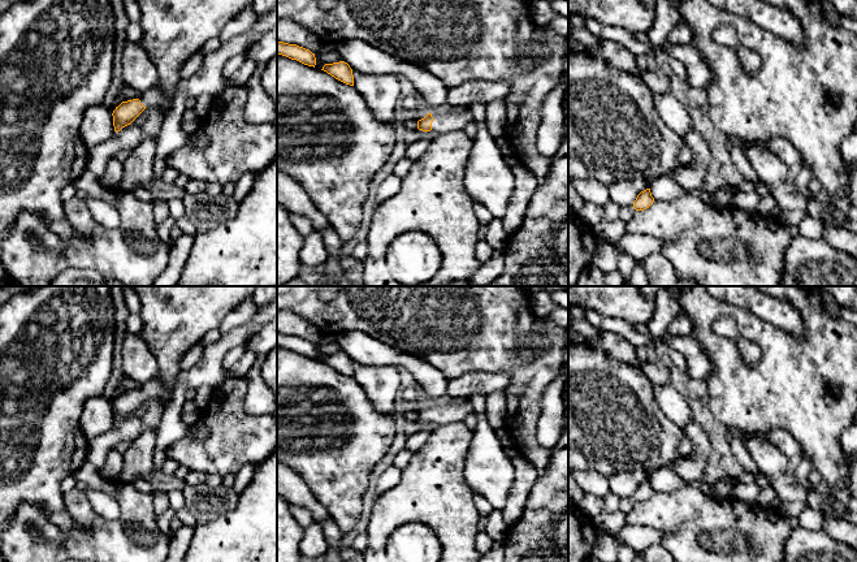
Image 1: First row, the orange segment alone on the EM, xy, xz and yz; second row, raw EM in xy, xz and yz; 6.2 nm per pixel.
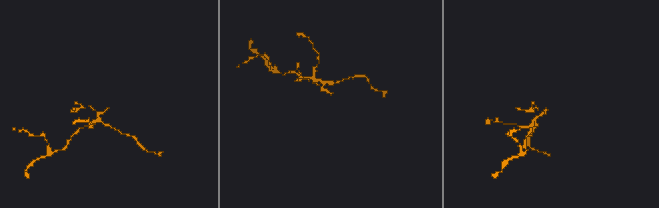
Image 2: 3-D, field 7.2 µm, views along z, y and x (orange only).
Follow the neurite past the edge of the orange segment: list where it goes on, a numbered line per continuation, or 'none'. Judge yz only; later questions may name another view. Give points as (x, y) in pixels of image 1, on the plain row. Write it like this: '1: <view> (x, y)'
none

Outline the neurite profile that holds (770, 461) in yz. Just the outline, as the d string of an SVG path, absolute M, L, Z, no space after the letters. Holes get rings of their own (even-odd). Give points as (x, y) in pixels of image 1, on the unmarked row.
M753 432L745 437L745 446L758 471L771 479L782 479L789 458L767 437L767 433Z

